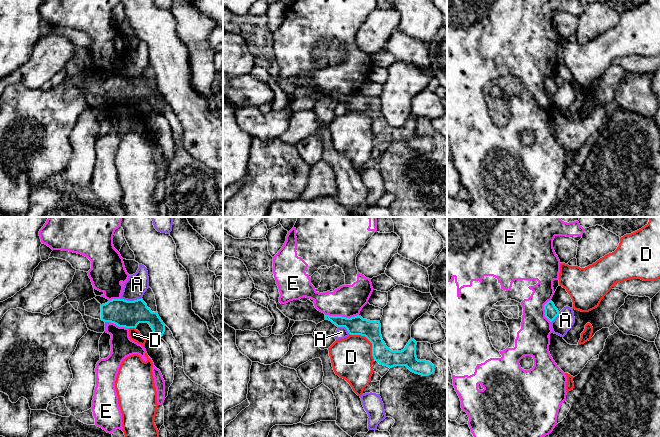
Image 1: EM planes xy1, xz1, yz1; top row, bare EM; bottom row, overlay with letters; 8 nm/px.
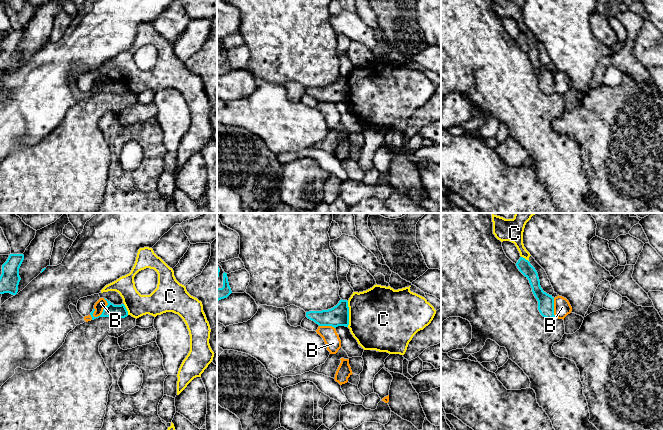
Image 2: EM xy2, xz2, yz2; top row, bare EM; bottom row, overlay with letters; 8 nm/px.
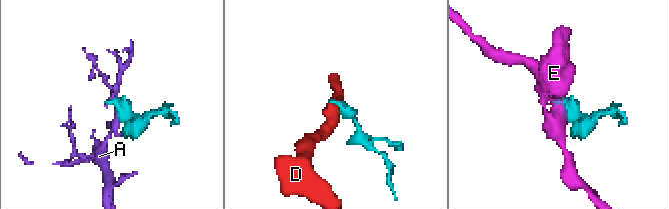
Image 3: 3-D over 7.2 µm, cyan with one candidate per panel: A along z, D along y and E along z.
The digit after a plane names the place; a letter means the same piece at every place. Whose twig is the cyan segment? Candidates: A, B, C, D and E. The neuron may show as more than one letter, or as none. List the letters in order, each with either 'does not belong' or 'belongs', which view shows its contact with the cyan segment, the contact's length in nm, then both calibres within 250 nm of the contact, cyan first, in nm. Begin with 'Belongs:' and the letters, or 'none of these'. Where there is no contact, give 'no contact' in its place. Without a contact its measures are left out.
Belongs: none of these
A: does not belong | xy1 | 170 nm | 220/180 nm
B: does not belong | xy2 | 200 nm | 110/80 nm
C: does not belong | xz2 | 200 nm | 160/480 nm
D: does not belong | xz1 | 280 nm | 150/320 nm
E: does not belong | xz1 | 280 nm | 150/260 nm

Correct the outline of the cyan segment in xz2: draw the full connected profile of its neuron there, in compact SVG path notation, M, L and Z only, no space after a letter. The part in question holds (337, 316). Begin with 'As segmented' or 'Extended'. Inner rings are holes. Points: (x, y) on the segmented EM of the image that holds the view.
As segmented. M340 300L339 303L331 309L322 311L306 312L306 317L314 321L319 326L338 326L348 327L349 325L349 307L347 300Z

